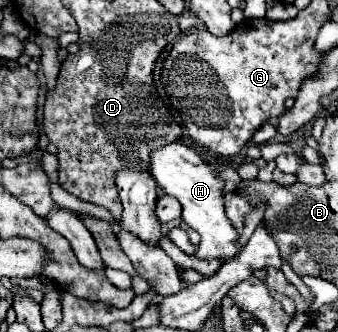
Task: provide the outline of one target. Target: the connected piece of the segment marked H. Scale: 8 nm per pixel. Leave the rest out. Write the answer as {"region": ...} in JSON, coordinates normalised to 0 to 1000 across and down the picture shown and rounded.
{"region":[[[500,431],[447,467],[447,521],[494,587],[530,599],[541,617],[541,666],[589,702],[595,732],[583,750],[589,780],[689,780],[713,750],[701,744],[707,702],[666,648],[666,551],[565,443],[547,431]]]}

